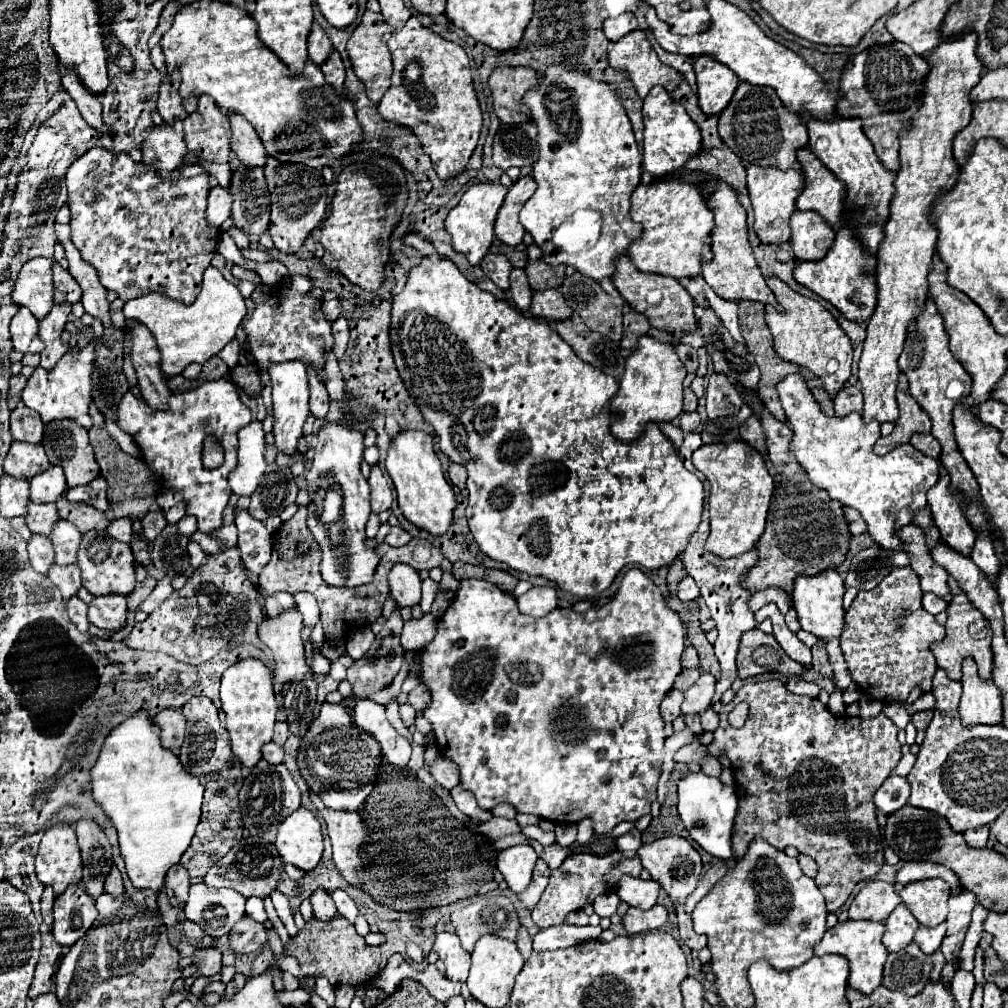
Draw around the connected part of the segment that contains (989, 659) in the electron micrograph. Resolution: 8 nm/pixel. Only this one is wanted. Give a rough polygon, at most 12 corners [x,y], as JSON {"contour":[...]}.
{"contour":[[949,576],[947,636],[931,646],[937,666],[961,680],[975,658],[993,678],[993,630]]}

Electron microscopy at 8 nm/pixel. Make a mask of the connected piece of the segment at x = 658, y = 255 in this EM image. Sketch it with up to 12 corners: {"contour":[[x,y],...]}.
{"contour":[[685,182],[639,184],[629,250],[641,272],[693,278],[713,212]]}

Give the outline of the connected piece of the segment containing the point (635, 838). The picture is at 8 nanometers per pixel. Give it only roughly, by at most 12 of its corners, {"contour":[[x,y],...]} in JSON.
{"contour":[[635,828],[617,838],[617,850],[635,858],[641,848],[641,832]]}

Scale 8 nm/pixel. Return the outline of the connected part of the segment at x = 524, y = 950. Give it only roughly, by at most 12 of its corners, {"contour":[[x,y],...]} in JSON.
{"contour":[[519,928],[517,948],[525,960],[531,956],[531,938],[527,930]]}

